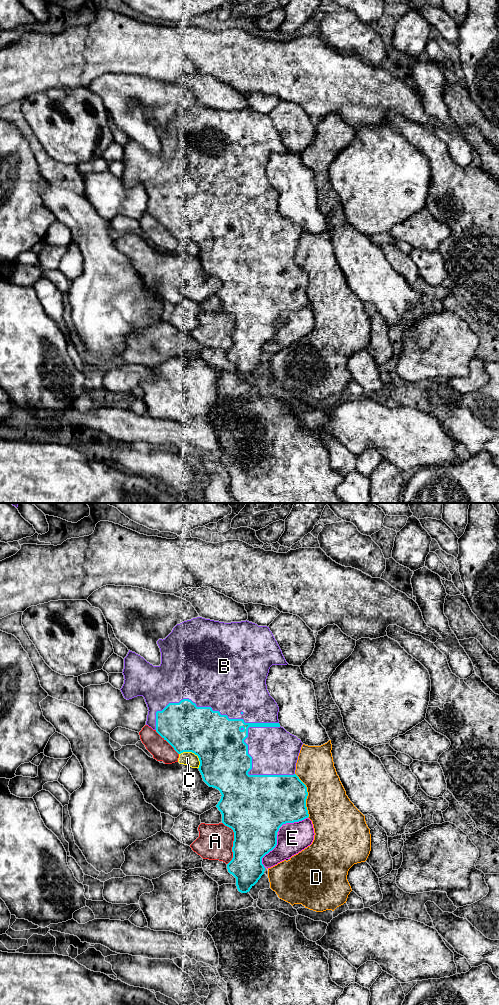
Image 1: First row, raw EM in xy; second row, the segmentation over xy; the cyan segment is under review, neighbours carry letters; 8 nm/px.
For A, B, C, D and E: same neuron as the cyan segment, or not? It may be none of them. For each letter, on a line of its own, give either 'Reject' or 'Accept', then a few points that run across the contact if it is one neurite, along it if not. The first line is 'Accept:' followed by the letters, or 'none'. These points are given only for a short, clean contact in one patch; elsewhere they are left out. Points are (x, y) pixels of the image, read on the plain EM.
Accept: B
A: Reject
B: Accept
C: Reject
D: Reject
E: Reject

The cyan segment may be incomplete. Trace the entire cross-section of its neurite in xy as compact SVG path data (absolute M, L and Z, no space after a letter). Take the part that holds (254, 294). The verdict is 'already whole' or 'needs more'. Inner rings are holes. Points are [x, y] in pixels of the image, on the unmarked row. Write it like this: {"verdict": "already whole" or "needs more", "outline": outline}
{"verdict": "needs more", "outline": "M202 105L193 106L177 112L172 120L165 127L159 127L157 132L161 140L161 152L159 154L153 154L143 145L129 138L127 144L124 146L124 157L122 161L125 168L120 178L127 188L137 184L144 185L149 198L146 213L155 218L178 242L192 240L197 243L200 249L198 257L203 269L209 275L216 276L220 279L222 284L216 295L222 302L222 311L231 316L234 320L232 335L233 346L227 352L227 357L228 360L236 366L238 379L247 381L264 362L265 355L262 352L262 346L276 335L279 316L283 312L299 310L309 305L306 295L306 287L308 284L307 275L295 262L296 251L303 231L296 224L290 222L280 214L278 208L279 195L270 184L266 173L270 155L272 153L287 153L288 151L269 115L258 114L247 108L224 111Z"}

